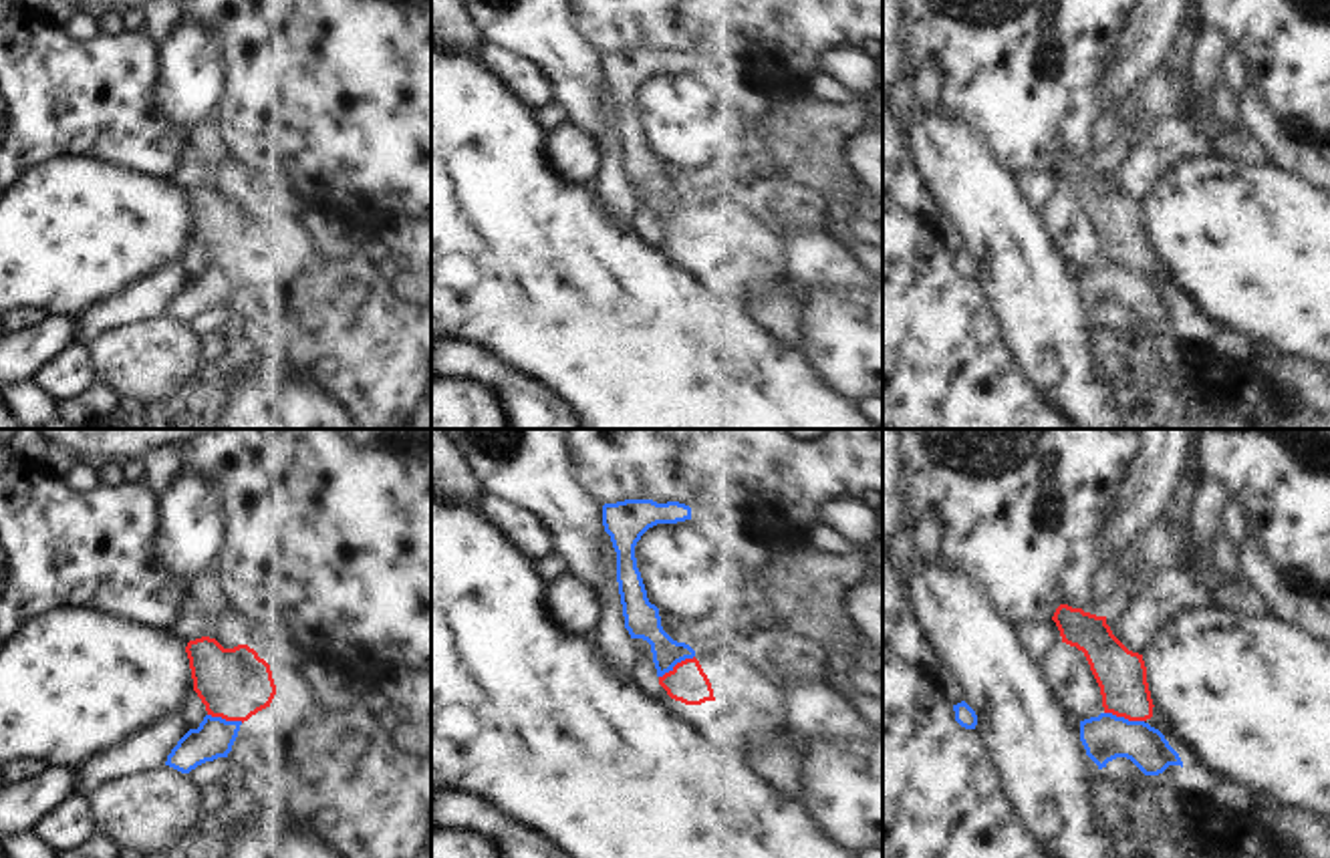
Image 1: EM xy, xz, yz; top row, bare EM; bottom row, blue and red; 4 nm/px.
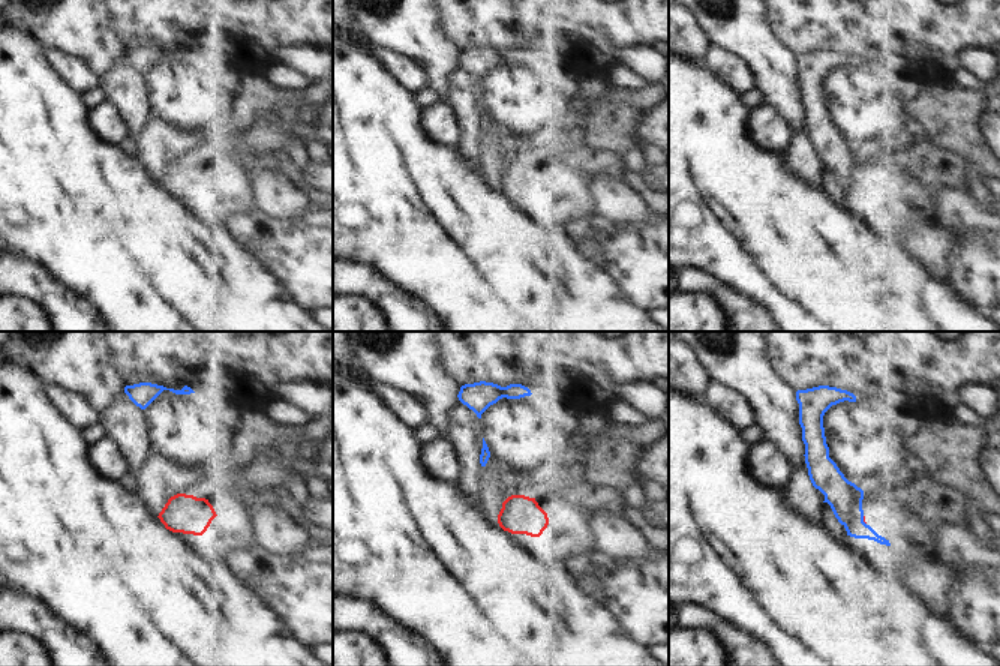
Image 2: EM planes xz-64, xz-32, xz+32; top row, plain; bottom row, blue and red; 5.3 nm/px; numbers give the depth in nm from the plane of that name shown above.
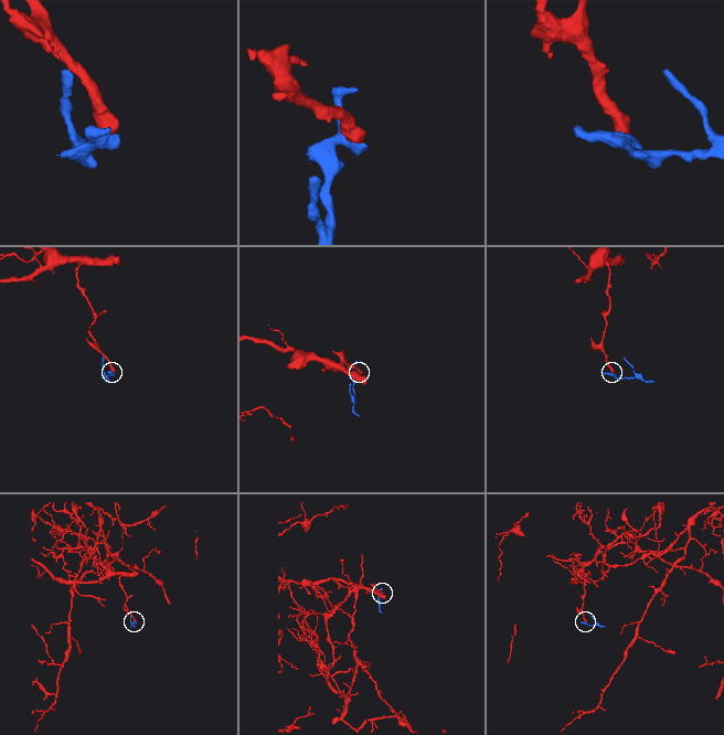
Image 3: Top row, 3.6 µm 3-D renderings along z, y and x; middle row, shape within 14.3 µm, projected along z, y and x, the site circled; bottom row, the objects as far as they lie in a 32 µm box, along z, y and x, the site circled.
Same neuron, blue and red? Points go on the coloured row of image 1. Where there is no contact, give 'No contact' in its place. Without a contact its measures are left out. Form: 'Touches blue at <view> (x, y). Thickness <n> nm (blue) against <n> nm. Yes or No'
Touches blue at yz (1123, 718). Thickness 190 nm (blue) against 200 nm. No.

